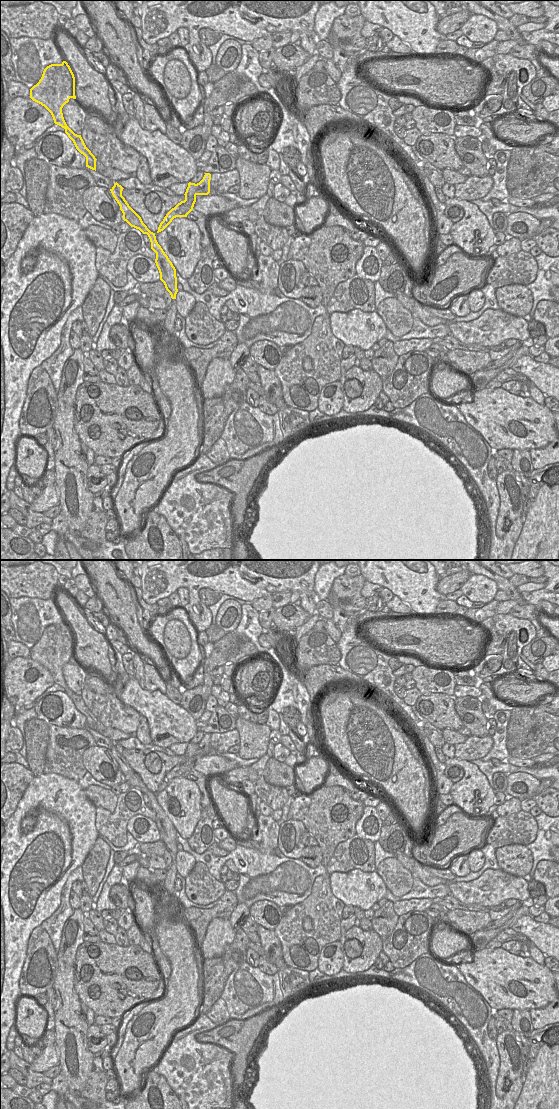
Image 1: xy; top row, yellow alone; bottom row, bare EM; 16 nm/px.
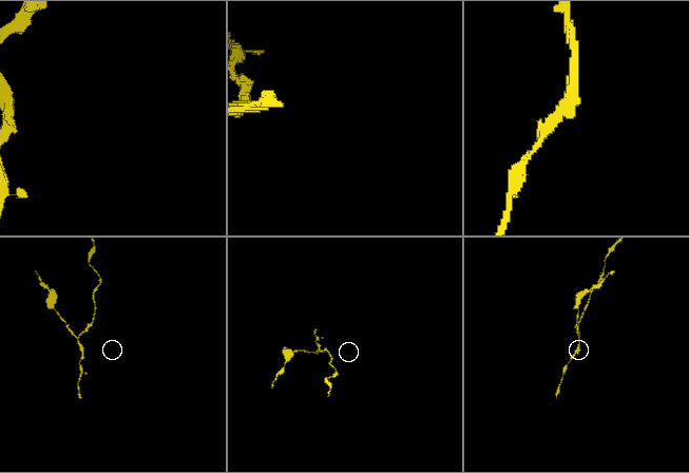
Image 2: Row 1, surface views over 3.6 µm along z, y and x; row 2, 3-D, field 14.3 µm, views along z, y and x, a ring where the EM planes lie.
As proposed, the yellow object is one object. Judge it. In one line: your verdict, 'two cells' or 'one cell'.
two cells

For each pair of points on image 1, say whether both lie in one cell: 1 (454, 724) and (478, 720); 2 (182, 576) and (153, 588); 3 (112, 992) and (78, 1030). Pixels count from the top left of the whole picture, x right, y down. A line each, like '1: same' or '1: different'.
1: different
2: same
3: different

